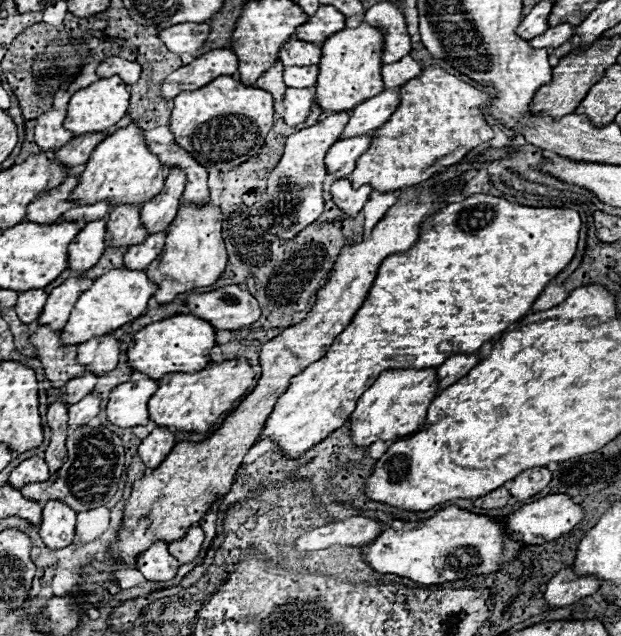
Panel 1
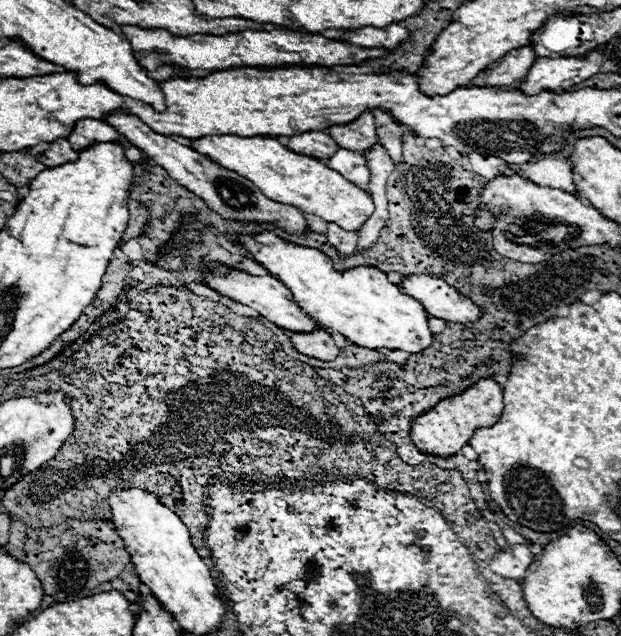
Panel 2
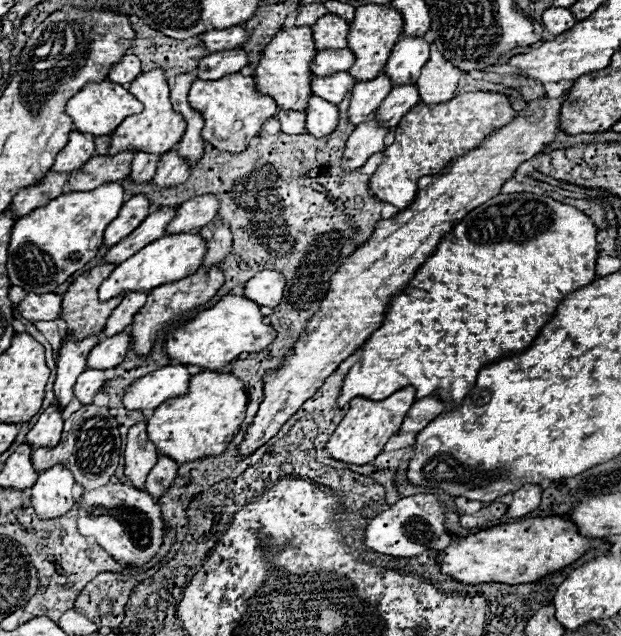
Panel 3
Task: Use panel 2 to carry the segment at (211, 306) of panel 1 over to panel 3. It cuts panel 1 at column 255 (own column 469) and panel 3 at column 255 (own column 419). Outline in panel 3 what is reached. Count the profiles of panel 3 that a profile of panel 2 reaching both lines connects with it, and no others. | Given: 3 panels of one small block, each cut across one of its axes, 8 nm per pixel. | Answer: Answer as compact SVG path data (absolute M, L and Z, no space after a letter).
M262 270L246 282L244 296L256 300L260 306L278 306L284 294L286 278L276 270Z

